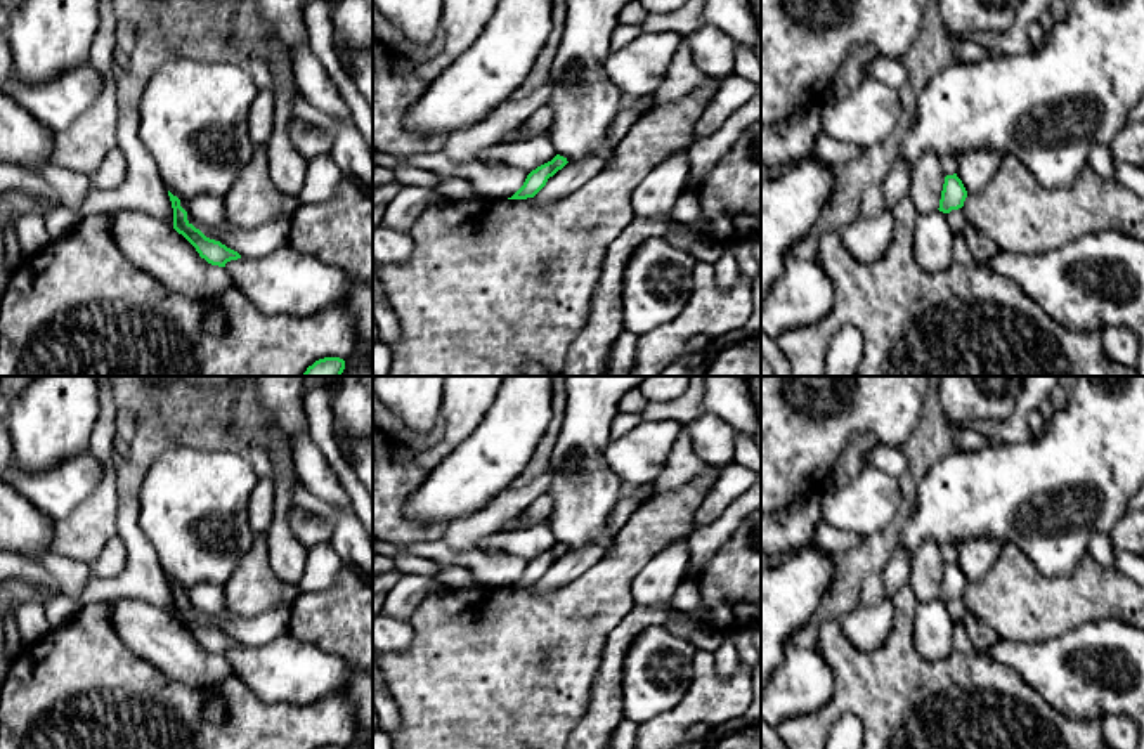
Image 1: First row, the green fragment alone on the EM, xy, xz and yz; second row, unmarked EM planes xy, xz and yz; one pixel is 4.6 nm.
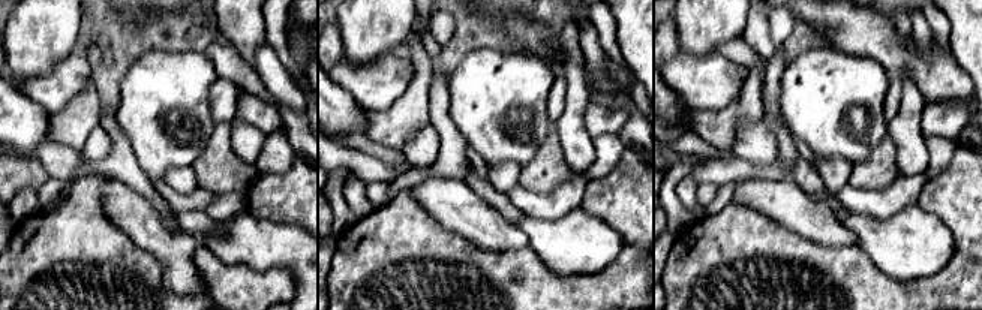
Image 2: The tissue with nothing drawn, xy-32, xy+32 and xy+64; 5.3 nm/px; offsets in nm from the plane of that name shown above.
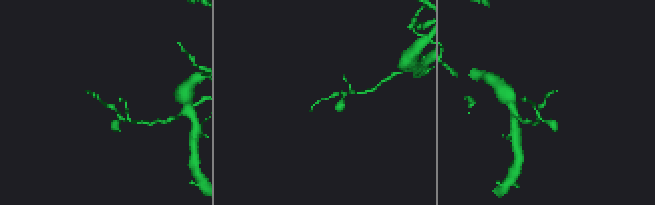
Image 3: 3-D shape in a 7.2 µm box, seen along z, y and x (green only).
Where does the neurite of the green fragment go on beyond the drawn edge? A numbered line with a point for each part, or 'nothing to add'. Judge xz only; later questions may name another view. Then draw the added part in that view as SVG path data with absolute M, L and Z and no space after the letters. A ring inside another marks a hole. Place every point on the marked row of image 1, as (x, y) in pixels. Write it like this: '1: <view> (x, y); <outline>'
nothing to add

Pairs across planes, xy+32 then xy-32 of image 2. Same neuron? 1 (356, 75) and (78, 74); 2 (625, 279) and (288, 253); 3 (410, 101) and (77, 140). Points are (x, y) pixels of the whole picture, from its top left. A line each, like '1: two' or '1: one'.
1: one
2: two
3: one

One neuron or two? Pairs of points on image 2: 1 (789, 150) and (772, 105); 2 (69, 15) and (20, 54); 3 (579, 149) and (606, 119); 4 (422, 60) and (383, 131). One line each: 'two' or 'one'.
1: one
2: one
3: two
4: one

